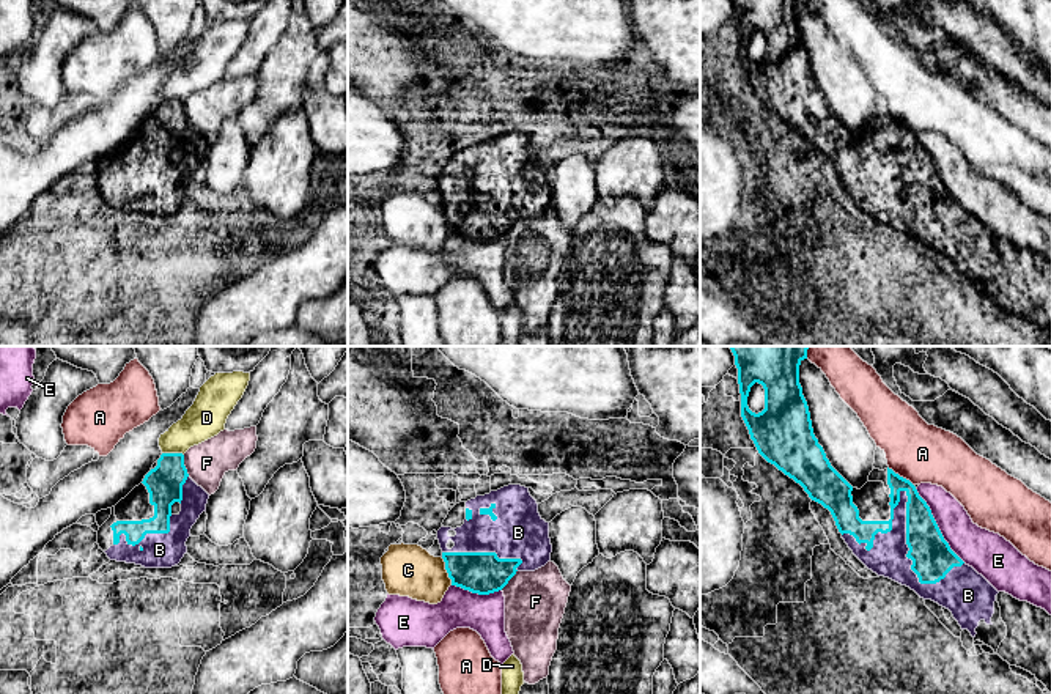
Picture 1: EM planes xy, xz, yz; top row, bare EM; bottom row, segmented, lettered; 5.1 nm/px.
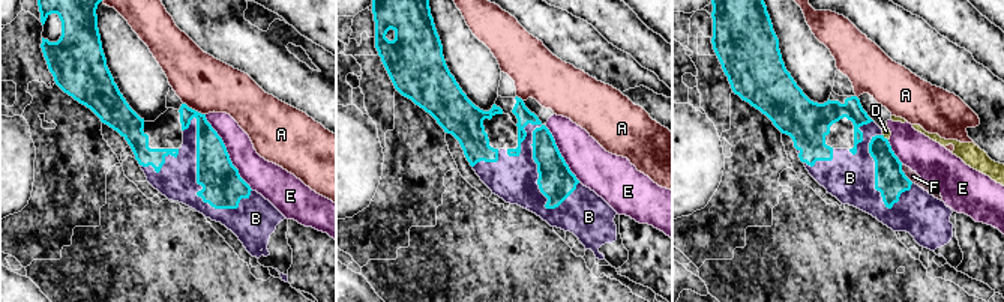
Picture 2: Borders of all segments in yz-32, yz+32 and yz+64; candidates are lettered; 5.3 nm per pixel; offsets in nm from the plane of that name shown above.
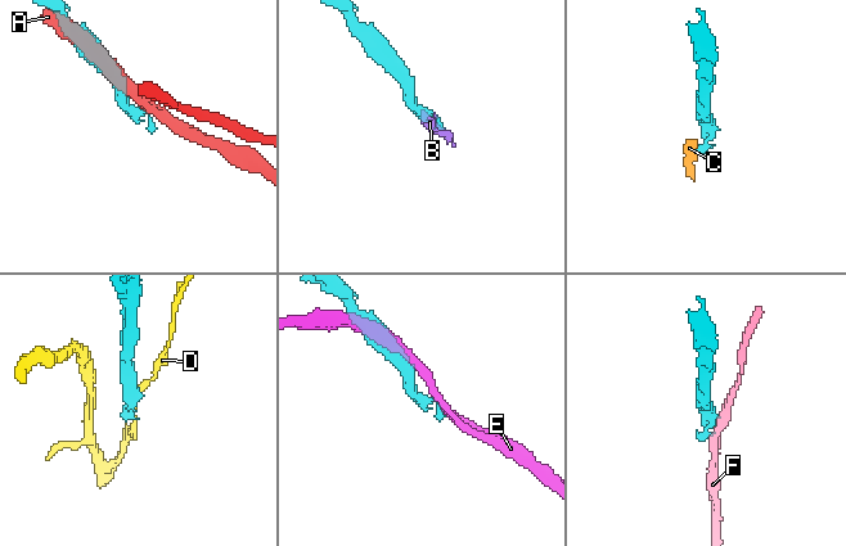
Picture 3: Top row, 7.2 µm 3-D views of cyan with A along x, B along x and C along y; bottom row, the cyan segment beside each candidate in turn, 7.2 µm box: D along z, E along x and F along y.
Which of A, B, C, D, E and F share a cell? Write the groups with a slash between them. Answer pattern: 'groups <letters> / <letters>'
groups A / B / C / D / E / F

